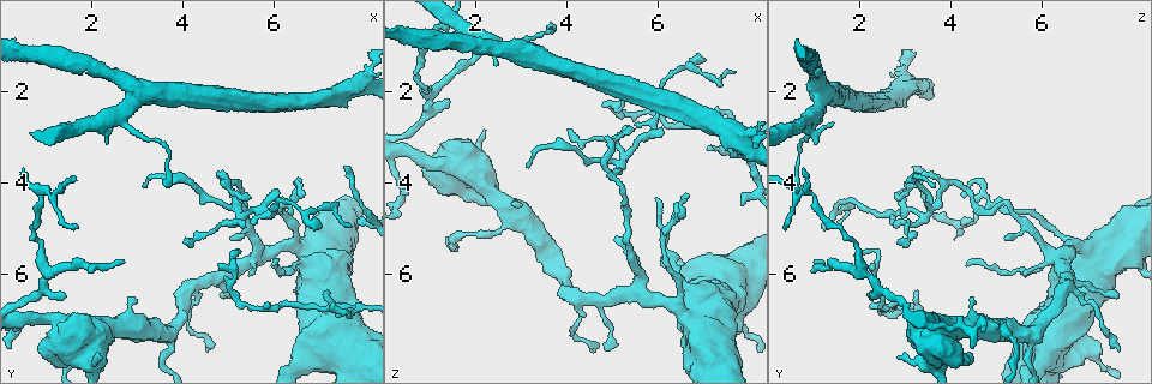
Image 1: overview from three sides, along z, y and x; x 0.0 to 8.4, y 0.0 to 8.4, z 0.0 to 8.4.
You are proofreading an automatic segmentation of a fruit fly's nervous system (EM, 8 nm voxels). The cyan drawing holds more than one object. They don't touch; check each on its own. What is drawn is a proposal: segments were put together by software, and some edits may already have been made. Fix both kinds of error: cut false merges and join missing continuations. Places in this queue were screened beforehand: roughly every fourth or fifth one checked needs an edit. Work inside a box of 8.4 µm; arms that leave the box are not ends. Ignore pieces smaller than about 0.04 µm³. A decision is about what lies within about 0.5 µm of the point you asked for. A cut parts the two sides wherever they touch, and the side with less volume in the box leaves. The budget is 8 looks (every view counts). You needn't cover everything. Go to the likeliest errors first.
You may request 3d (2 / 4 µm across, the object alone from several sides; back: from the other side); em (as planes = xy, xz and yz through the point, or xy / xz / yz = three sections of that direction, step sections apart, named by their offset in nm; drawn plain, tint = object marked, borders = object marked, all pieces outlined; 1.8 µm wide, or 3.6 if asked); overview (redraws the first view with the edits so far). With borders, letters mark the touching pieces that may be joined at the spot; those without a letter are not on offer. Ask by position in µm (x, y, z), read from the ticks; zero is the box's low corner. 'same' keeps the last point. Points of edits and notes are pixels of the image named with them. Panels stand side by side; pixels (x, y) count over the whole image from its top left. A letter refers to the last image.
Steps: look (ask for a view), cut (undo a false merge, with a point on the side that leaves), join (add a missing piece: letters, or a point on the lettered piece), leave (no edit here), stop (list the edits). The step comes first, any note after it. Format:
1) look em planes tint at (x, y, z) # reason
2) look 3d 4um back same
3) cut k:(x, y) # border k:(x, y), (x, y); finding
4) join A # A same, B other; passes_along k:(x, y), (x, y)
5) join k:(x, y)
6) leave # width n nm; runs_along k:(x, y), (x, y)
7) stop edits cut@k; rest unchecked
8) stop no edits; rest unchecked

look 3d 4um at (7.75, 1.90, 2.95) # arms part here

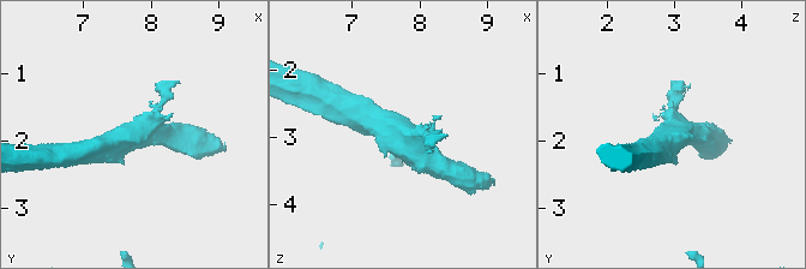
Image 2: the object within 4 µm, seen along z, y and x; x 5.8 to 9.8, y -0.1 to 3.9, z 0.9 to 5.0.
look em 3.6um planes borders at (7.70, 1.90, 2.90) # arms 3; arm_widths 180, 320, 340 nm

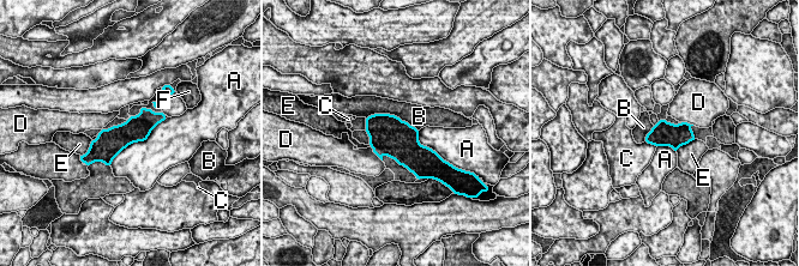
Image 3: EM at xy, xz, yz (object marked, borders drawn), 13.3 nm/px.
leave # A other, B other, C other, D other, E other, F other; border 3:(166, 118), (109, 165); continuous, no second neuron

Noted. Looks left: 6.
look 3d 2um at (2.20, 7.85, 2.85) # an open end

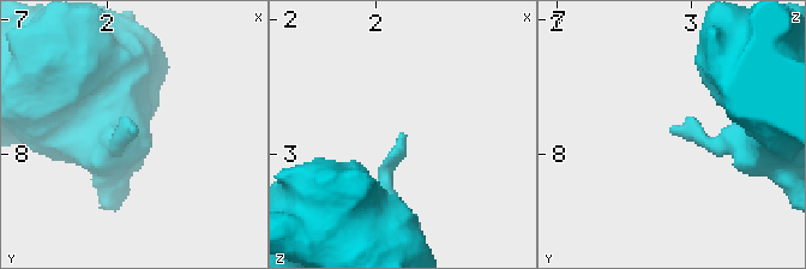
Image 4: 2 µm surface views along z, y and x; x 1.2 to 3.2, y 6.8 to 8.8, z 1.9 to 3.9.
look em planes tint at (2.22, 7.82, 2.84)

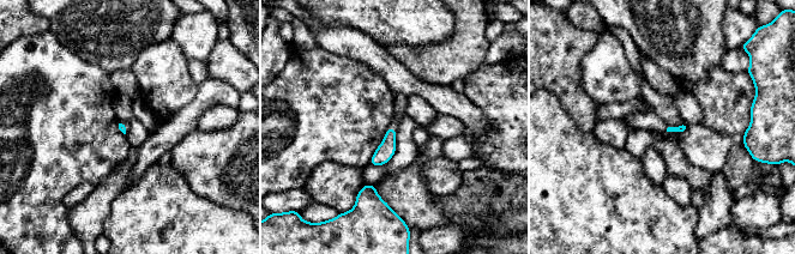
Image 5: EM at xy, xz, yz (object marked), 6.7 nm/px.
look em planes borders same

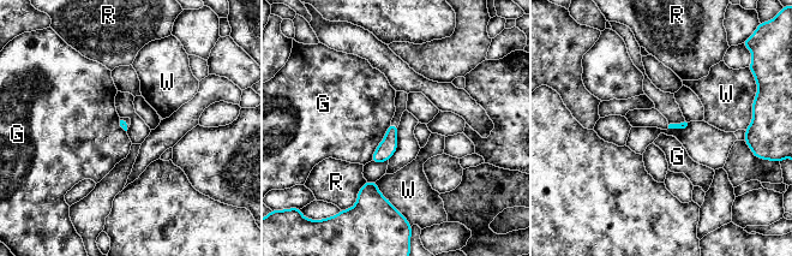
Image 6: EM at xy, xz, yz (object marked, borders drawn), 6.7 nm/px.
leave # G other, R other, W other; border 6:(390, 123), (371, 160); none of them fits

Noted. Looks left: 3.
look em planes plain at (3.10, 2.00, 1.10) # two arms in line, one across

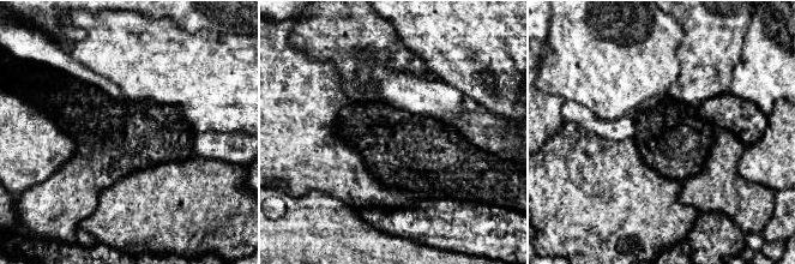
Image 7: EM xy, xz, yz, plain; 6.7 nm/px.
look em planes tint same

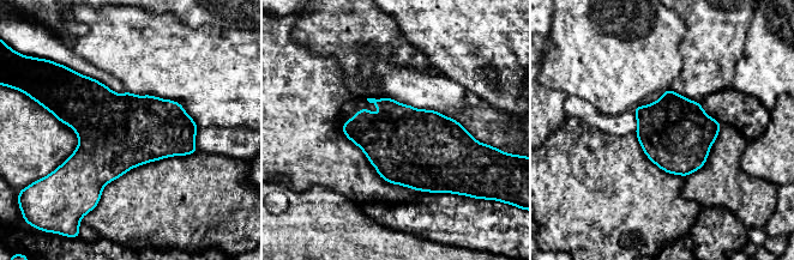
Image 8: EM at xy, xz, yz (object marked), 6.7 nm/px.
look em planes borders same

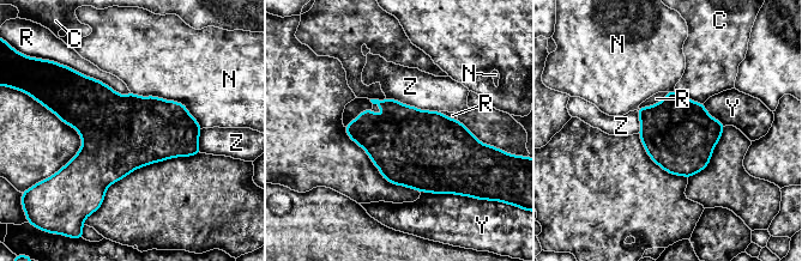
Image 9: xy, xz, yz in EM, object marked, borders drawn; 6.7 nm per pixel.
leave # C other, N other, R other, Y other, Z other; border 9:(386, 98), (438, 111); continuous, no second neuron

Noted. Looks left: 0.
stop no edits; rest unchecked

